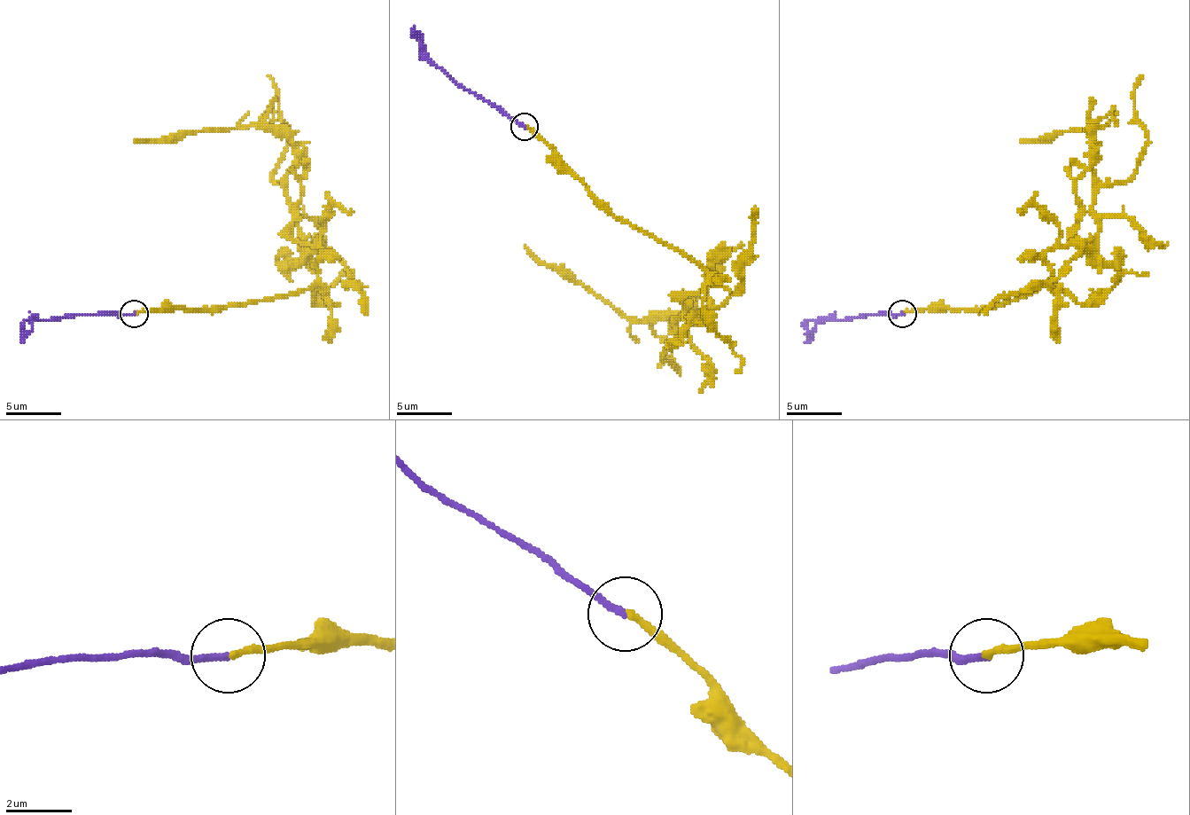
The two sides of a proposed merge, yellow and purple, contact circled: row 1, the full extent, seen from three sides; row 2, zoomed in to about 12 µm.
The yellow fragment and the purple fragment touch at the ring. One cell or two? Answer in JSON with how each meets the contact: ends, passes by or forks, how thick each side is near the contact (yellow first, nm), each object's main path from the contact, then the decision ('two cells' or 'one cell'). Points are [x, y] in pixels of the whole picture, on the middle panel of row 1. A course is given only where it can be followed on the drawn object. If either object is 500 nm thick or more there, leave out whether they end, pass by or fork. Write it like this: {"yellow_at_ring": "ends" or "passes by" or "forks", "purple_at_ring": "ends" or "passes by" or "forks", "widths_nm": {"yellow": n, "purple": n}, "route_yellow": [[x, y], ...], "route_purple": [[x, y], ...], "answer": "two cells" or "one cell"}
{"yellow_at_ring": "ends", "purple_at_ring": "ends", "widths_nm": {"yellow": 200, "purple": 200}, "route_yellow": [[524, 126], [613, 215], [711, 270], [705, 286], [683, 298], [677, 320], [686, 317], [630, 320], [524, 245]], "route_purple": [[524, 126], [463, 90], [441, 70], [411, 28]], "answer": "one cell"}

